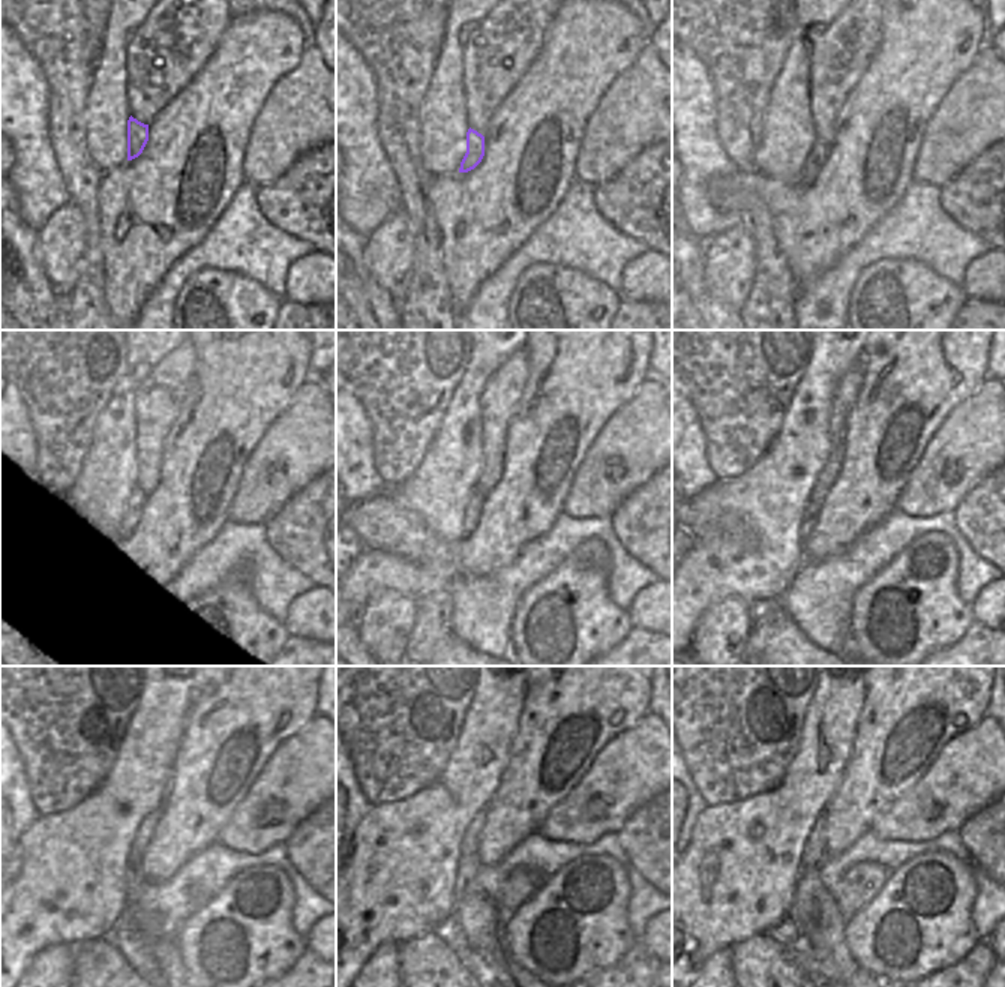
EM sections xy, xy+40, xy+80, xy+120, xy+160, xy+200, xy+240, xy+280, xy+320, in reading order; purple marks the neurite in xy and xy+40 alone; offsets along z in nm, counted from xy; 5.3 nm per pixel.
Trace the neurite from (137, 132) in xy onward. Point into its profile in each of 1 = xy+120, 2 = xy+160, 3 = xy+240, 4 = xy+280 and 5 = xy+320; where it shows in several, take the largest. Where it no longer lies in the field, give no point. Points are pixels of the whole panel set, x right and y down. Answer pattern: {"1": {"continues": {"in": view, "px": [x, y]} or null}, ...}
{"1": {"continues": {"in": "xy+120", "px": [137, 501]}}, "2": {"continues": {"in": "xy+160", "px": [471, 512]}}, "3": {"continues": {"in": "xy+240", "px": [134, 873]}}, "4": {"continues": {"in": "xy+280", "px": [476, 912]}}, "5": {"continues": {"in": "xy+320", "px": [813, 912]}}}

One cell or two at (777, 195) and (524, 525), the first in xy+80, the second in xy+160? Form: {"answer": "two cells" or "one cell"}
{"answer": "one cell"}

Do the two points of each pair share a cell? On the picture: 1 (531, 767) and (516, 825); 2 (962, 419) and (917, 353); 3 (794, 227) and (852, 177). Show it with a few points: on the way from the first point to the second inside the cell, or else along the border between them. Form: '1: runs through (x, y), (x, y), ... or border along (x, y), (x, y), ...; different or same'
1: runs through (531, 782), (516, 810); same
2: border along (980, 383), (932, 434); different
3: runs through (809, 221), (837, 192); same

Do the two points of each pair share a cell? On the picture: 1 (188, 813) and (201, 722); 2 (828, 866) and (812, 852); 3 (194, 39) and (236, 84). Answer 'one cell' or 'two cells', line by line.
1: one cell
2: two cells
3: two cells

